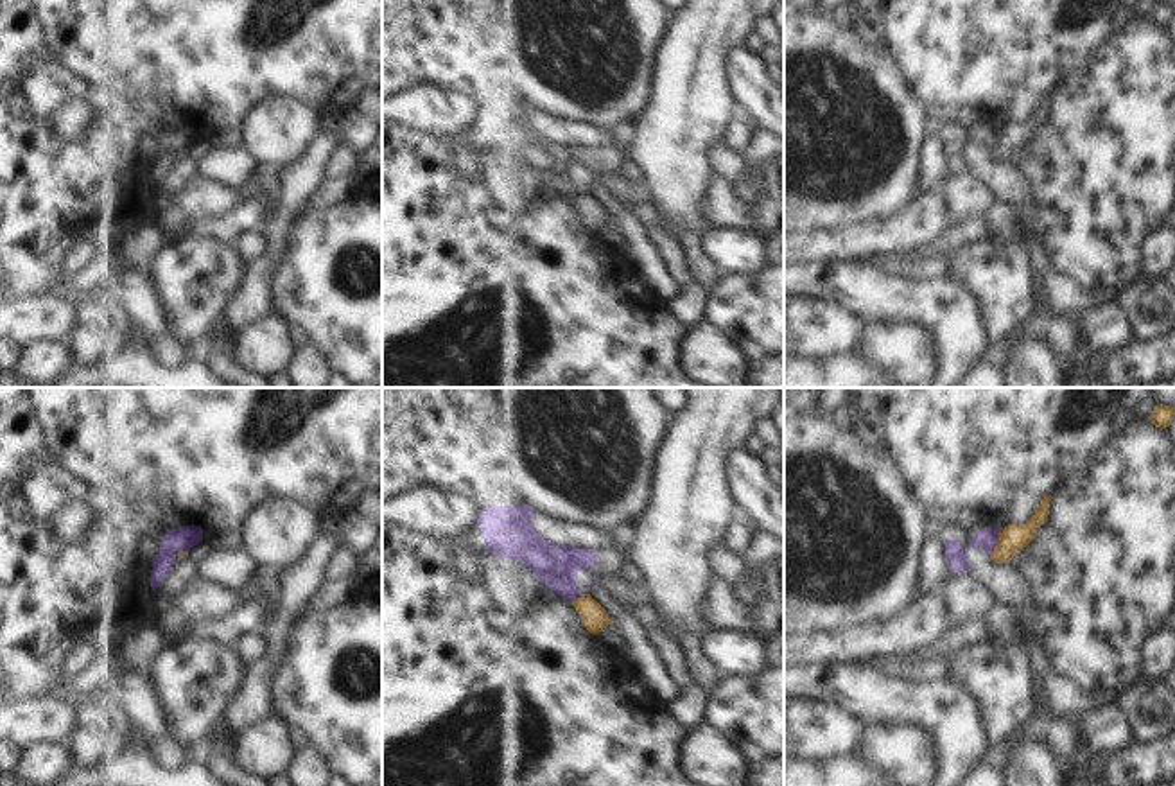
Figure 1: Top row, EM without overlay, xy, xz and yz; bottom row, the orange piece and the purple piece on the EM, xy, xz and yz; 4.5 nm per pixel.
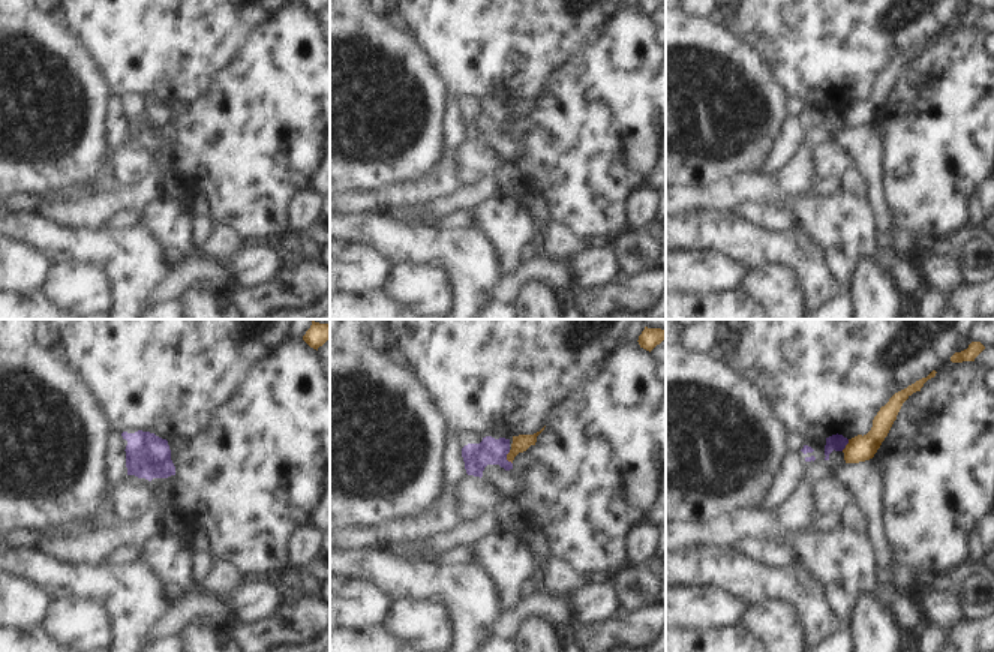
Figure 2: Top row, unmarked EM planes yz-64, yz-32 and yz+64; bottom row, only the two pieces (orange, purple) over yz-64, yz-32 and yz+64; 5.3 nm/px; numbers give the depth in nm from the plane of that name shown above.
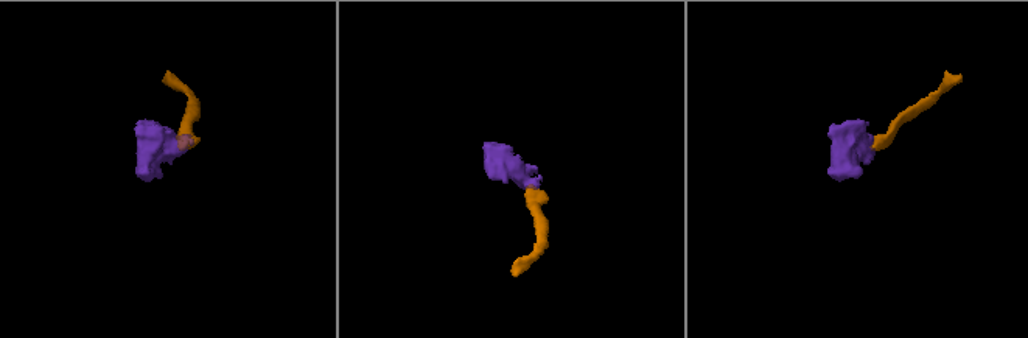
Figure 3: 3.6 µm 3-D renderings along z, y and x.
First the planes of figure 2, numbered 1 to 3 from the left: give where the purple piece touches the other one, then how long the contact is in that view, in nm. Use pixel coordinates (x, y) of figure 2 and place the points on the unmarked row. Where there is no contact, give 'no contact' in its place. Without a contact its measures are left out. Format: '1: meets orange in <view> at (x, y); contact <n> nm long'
1: no contact
2: meets orange in yz-32 at (507, 122); contact 80 nm long
3: meets orange in yz+64 at (846, 110); contact 80 nm long

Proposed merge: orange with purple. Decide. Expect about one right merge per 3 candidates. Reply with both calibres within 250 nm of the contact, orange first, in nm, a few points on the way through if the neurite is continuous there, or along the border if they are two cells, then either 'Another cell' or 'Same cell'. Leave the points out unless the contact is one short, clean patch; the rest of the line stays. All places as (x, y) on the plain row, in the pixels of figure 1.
Thickness 130 nm (orange) against 90 nm. Another cell.

